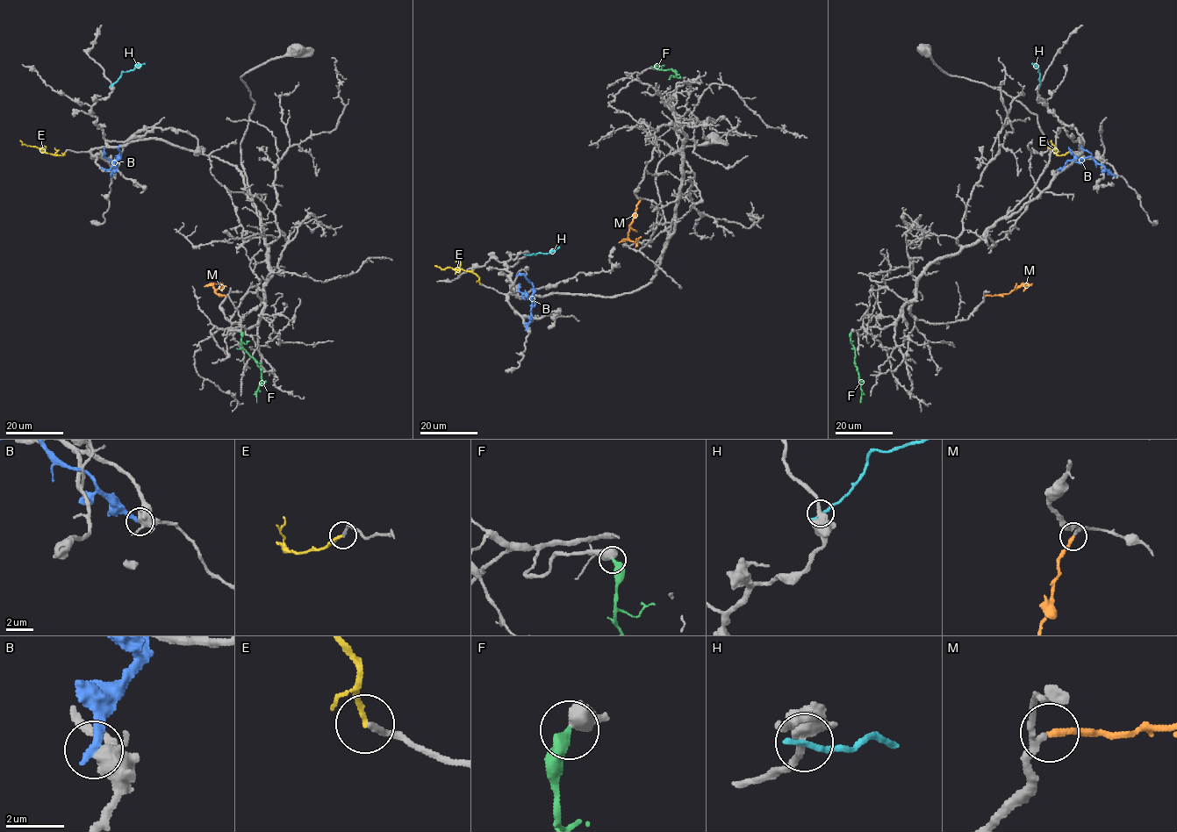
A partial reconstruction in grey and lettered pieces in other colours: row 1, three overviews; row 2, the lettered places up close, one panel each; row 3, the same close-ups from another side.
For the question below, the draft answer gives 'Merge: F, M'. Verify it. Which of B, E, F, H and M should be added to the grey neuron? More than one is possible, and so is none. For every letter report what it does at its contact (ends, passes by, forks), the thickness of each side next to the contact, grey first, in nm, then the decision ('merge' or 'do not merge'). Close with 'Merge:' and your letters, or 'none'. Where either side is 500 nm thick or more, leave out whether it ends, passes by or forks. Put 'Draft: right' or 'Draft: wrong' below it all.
B: calibres 500 and 320 nm; do not merge
E: it ends; calibres 200 and 180 nm; do not merge
F: calibres 650 and 400 nm; merge
H: it ends; calibres 320 and 240 nm; do not merge
M: it ends; calibres 200 and 240 nm; merge
Merge: F, M
Draft: right

